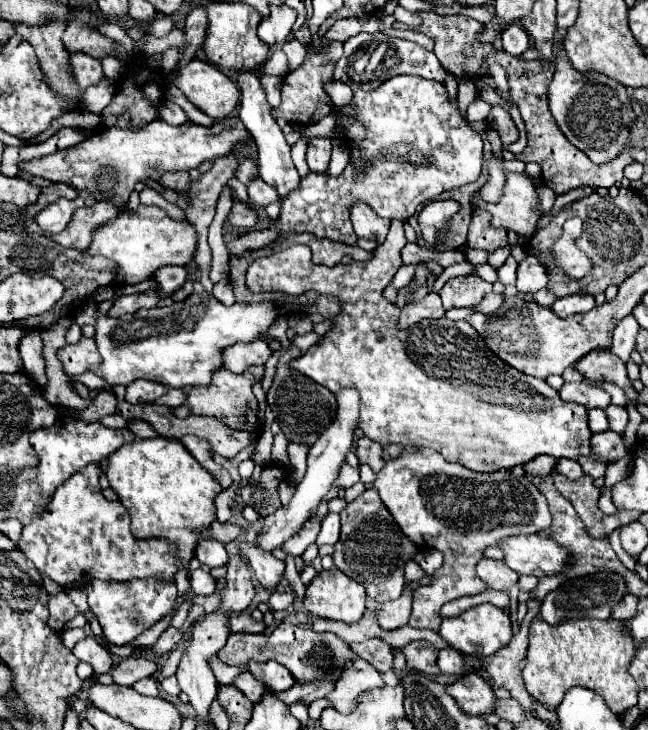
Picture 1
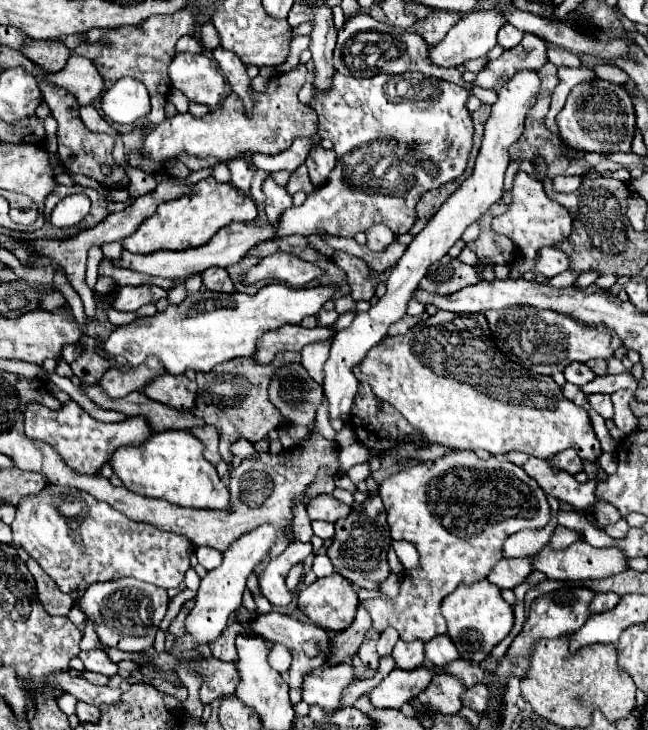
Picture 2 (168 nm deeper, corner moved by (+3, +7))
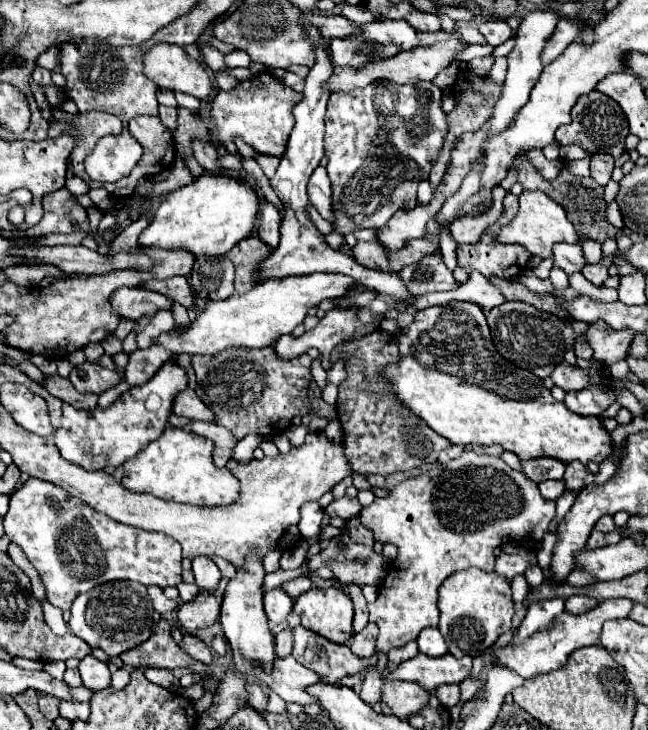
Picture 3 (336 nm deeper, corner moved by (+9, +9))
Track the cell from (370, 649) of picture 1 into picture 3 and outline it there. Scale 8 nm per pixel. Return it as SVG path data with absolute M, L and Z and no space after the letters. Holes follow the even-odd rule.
M368 623L360 633L356 633L352 637L350 649L358 655L358 657L370 657L374 655L374 645L376 645L376 635L378 635L378 627L374 623Z

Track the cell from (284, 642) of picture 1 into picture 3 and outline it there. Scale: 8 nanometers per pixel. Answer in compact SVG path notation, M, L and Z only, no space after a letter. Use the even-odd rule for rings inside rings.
M184 633L184 639L180 643L180 649L186 651L192 659L200 661L200 663L212 663L212 657L214 657L214 651L210 649L210 645L206 645L200 637L192 635L192 633Z

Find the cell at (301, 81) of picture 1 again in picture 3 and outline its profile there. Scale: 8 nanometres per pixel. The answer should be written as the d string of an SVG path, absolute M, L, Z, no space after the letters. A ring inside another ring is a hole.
M270 73L254 75L250 81L238 83L232 91L220 91L216 101L212 103L210 123L216 127L222 143L240 137L254 151L262 155L282 157L288 145L290 131L294 127L292 107L302 99L302 93L292 91L282 81L272 77Z

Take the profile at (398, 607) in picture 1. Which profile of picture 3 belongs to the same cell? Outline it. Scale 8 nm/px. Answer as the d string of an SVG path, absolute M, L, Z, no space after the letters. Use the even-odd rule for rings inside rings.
M378 653L378 667L370 669L368 675L364 675L362 681L362 691L358 693L360 697L364 697L366 703L370 703L370 707L374 707L380 701L380 687L382 687L382 677L380 671L386 667L386 655Z

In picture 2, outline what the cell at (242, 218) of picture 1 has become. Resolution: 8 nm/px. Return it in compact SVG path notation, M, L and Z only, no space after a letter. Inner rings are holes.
M206 177L198 181L198 193L190 197L180 197L174 201L160 203L156 213L144 219L140 227L132 235L122 239L120 243L126 251L138 253L138 255L148 255L148 253L164 251L164 249L184 251L190 247L206 245L206 241L210 241L210 237L214 237L228 223L232 221L250 223L256 219L256 215L258 215L256 203L248 195L240 193L230 183L220 183L214 177Z

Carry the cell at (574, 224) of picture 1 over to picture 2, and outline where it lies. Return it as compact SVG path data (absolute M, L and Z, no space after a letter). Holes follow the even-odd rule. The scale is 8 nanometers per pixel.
M520 171L514 177L514 187L510 193L512 193L512 203L508 205L506 213L502 213L500 217L496 217L492 221L492 229L496 233L510 237L514 241L514 245L522 249L526 259L534 259L538 249L542 249L542 247L560 243L562 235L570 235L572 217L570 217L568 209L550 201L548 195L544 193L544 185L540 181L534 181L524 171Z

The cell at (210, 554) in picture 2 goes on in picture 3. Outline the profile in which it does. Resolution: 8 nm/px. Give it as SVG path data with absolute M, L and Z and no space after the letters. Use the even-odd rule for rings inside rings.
M196 557L192 561L192 571L194 571L194 577L196 577L196 585L202 589L202 591L214 591L220 583L220 571L218 567L212 563L210 557Z

